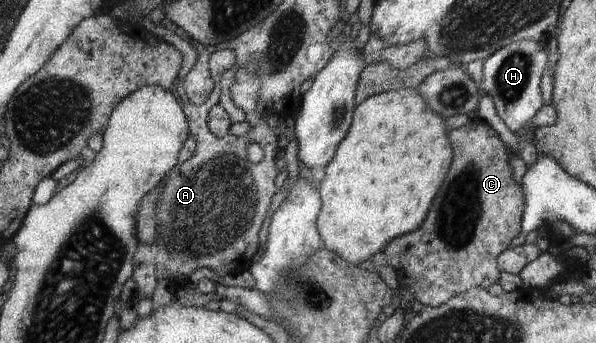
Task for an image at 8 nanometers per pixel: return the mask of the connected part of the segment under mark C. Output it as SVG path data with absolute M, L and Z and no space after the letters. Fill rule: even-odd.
M481 119L451 130L449 140L453 144L453 164L437 192L437 198L433 200L427 219L418 230L398 237L382 251L388 264L395 269L401 288L411 292L414 300L424 307L437 307L446 304L451 296L462 294L474 287L488 289L497 283L501 272L497 258L521 240L526 203L521 193L521 185L513 180L511 160L517 154Z

